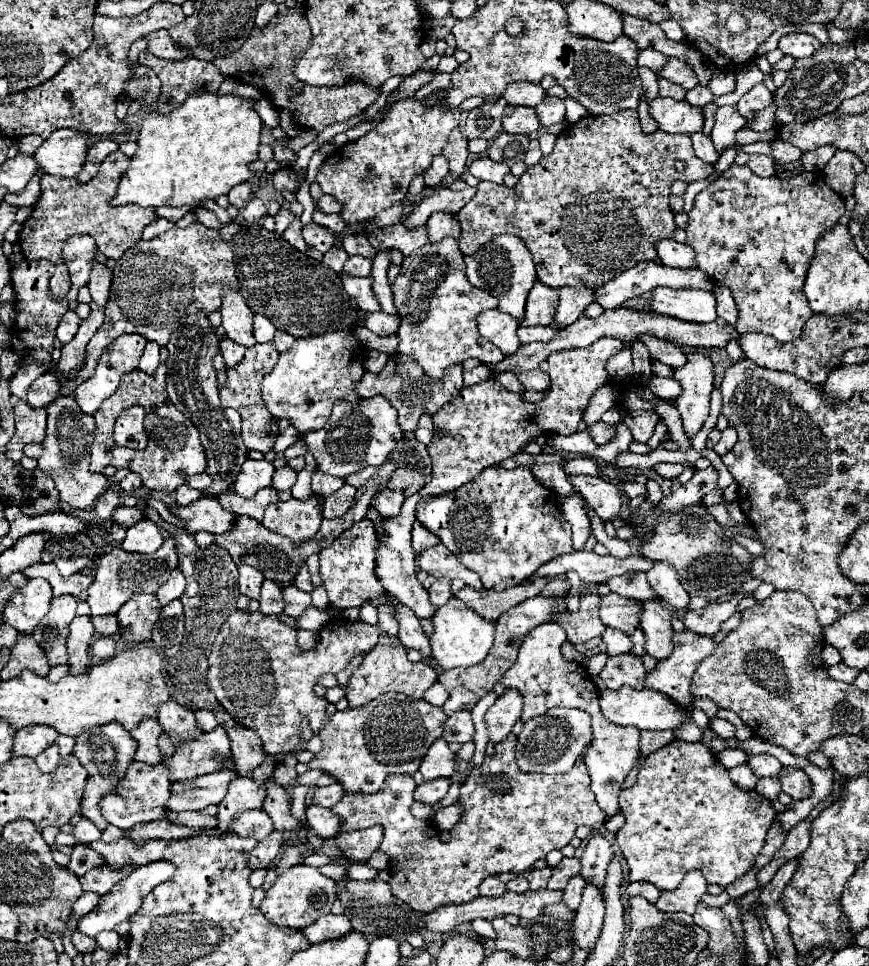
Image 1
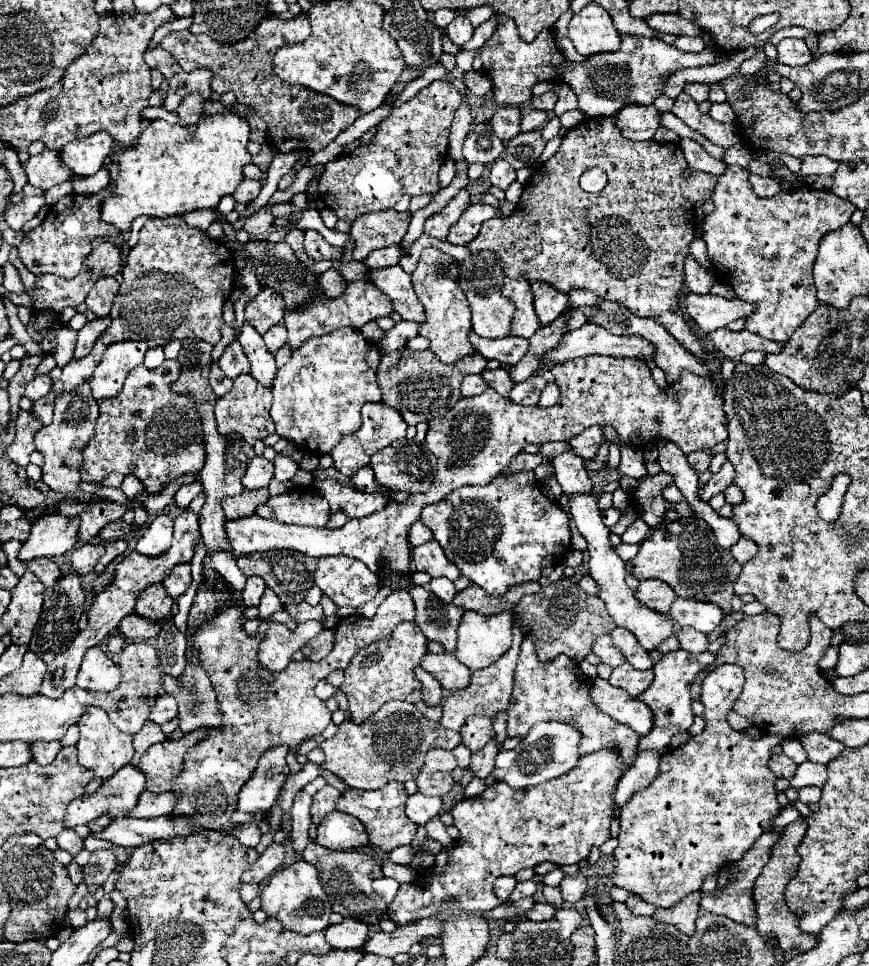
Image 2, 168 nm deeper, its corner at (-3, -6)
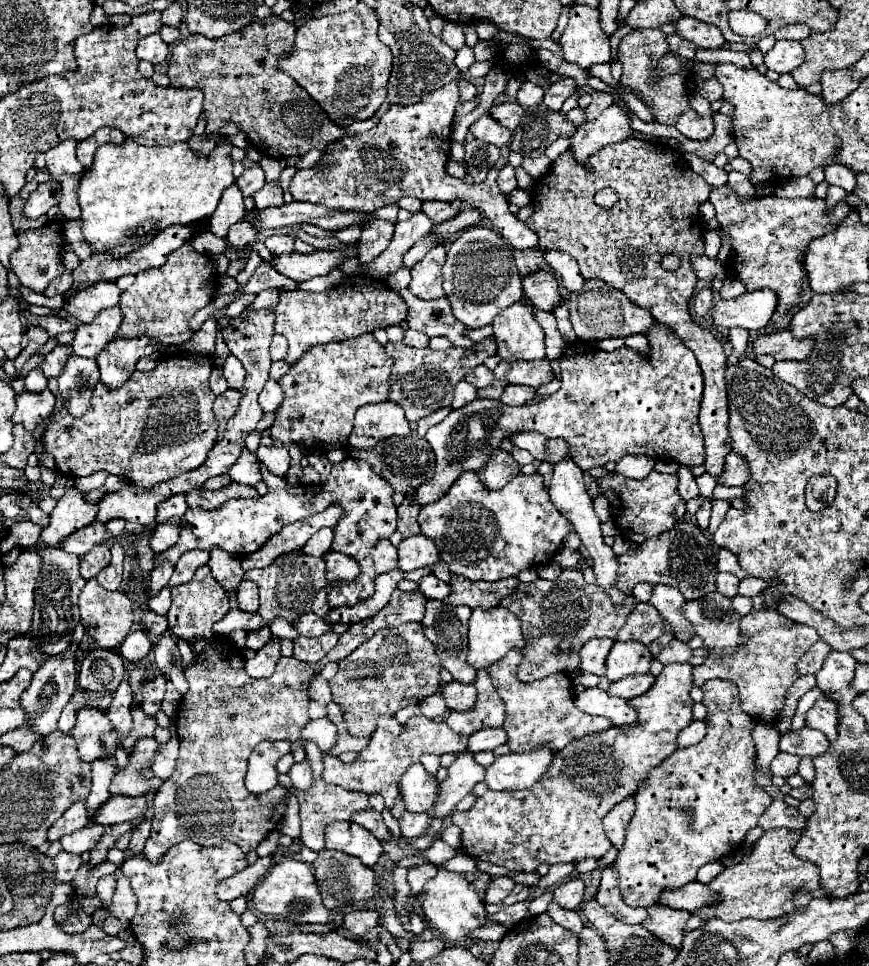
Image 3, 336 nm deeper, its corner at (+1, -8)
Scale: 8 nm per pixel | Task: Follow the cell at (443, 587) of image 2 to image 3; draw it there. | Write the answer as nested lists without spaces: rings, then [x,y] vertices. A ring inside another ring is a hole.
[[[434,574],[424,576],[424,578],[418,582],[418,588],[420,588],[420,592],[422,592],[426,598],[430,598],[430,600],[444,600],[444,598],[448,596],[448,592],[450,592],[450,586],[448,586],[446,582],[438,580]]]

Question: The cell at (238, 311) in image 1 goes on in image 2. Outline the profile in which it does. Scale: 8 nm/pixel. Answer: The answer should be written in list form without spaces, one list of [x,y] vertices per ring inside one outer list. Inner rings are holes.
[[[244,322],[242,328],[240,328],[240,334],[238,334],[238,342],[240,342],[240,346],[244,348],[246,358],[250,360],[250,366],[252,366],[250,374],[252,374],[256,380],[260,380],[260,384],[270,386],[278,368],[276,368],[274,356],[272,356],[270,350],[264,346],[262,336],[254,330],[254,326],[250,326],[248,322]]]

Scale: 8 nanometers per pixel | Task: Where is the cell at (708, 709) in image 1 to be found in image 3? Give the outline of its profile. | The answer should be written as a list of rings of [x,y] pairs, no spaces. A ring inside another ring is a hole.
[[[758,722],[754,728],[754,740],[756,740],[756,752],[758,752],[758,766],[762,772],[770,770],[770,760],[780,752],[778,750],[778,740],[780,734],[774,726]]]

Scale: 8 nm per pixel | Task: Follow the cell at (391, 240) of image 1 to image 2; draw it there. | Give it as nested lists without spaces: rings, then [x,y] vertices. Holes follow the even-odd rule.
[[[462,188],[440,212],[436,212],[434,216],[430,216],[426,220],[424,234],[432,236],[436,240],[446,240],[448,228],[460,218],[460,214],[468,208],[468,204],[470,204],[470,192],[466,188]]]

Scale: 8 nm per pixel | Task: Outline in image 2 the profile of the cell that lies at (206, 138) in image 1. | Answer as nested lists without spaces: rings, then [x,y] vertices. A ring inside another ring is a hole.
[[[236,114],[202,116],[194,130],[152,120],[134,146],[112,154],[112,162],[120,164],[120,176],[114,196],[102,204],[102,220],[126,234],[130,232],[130,222],[142,214],[166,218],[186,210],[216,208],[220,198],[234,194],[244,180],[242,168],[252,162],[246,150],[248,142],[248,120]]]

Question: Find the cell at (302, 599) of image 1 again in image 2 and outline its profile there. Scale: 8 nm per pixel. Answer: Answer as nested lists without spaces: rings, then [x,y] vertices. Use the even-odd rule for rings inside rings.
[[[300,602],[300,604],[290,604],[286,606],[288,614],[296,620],[296,622],[306,622],[306,620],[322,620],[324,618],[324,612],[322,612],[322,606],[316,604],[316,606],[310,606],[308,602]]]

